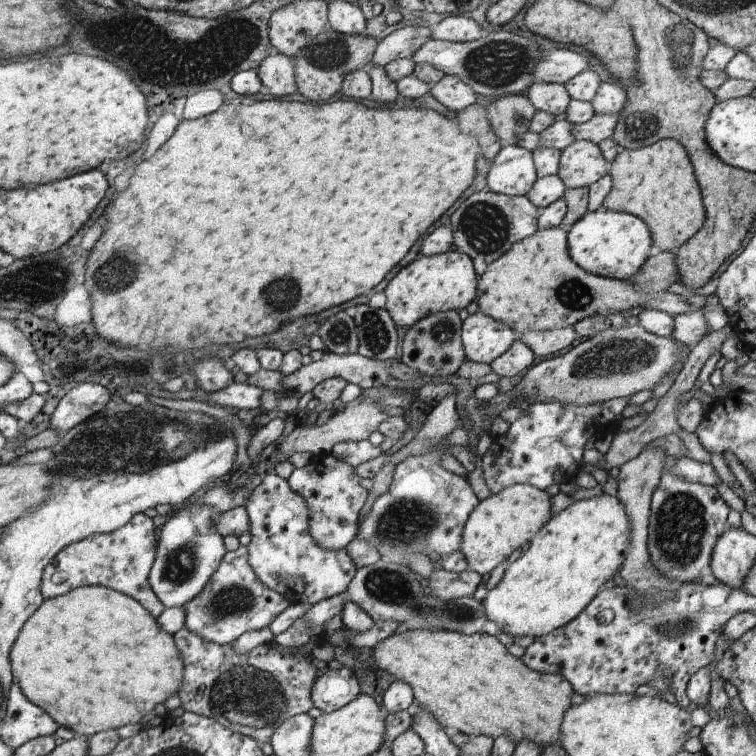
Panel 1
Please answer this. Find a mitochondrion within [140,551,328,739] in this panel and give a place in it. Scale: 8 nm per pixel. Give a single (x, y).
(249, 696)

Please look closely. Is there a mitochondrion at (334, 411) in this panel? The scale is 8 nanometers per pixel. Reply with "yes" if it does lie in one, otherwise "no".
no

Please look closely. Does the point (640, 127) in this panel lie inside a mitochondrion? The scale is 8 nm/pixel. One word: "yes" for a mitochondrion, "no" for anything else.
yes

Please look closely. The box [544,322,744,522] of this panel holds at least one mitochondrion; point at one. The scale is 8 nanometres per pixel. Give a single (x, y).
(619, 355)

